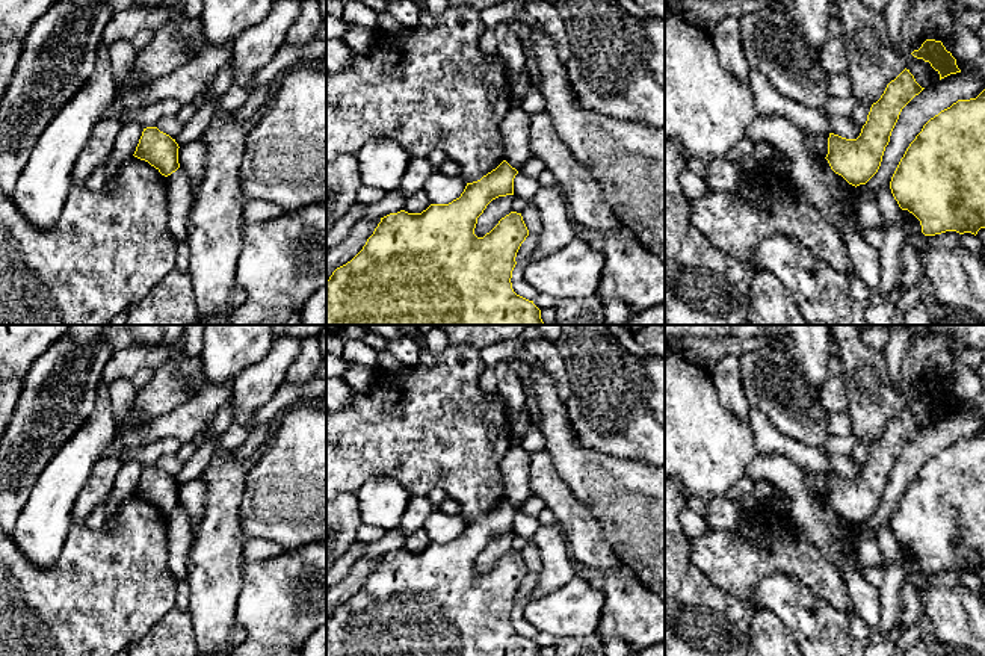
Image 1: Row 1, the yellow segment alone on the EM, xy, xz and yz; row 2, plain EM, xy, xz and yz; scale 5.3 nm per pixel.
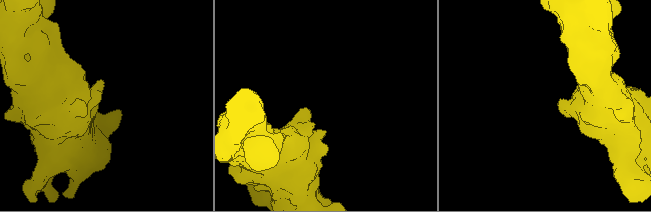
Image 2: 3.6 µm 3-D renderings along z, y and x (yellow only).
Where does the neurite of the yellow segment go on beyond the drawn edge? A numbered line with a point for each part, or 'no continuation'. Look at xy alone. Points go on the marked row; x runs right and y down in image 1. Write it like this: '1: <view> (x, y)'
no continuation

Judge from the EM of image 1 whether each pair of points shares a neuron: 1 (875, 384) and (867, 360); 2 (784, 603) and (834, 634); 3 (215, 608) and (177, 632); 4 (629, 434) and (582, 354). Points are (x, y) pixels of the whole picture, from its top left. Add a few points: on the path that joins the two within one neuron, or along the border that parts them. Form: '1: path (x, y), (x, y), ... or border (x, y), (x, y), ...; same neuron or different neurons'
1: path (869, 378), (867, 366); same neuron
2: path (796, 608), (822, 631); same neuron
3: border (186, 609), (195, 640); different neurons
4: path (612, 414), (608, 408), (608, 386), (602, 374); same neuron

